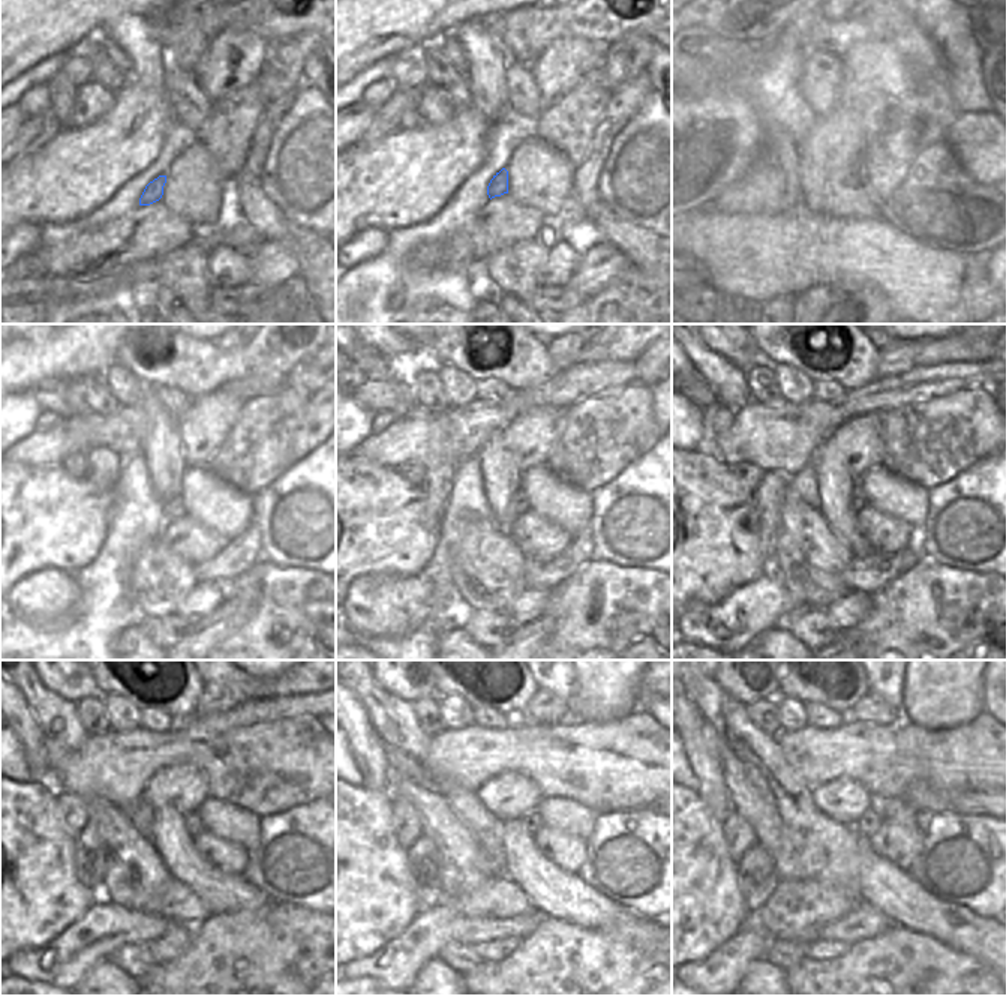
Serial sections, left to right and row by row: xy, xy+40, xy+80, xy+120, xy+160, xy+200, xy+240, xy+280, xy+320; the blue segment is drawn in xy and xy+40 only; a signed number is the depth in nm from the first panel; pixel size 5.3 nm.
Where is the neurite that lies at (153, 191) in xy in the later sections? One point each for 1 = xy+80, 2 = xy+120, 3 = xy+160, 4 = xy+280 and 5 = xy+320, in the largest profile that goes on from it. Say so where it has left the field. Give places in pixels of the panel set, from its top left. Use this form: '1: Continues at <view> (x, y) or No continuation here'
1: Continues at xy+80 (838, 180)
2: Continues at xy+120 (174, 509)
3: Continues at xy+160 (517, 504)
4: Continues at xy+280 (531, 821)
5: Continues at xy+320 (871, 819)

